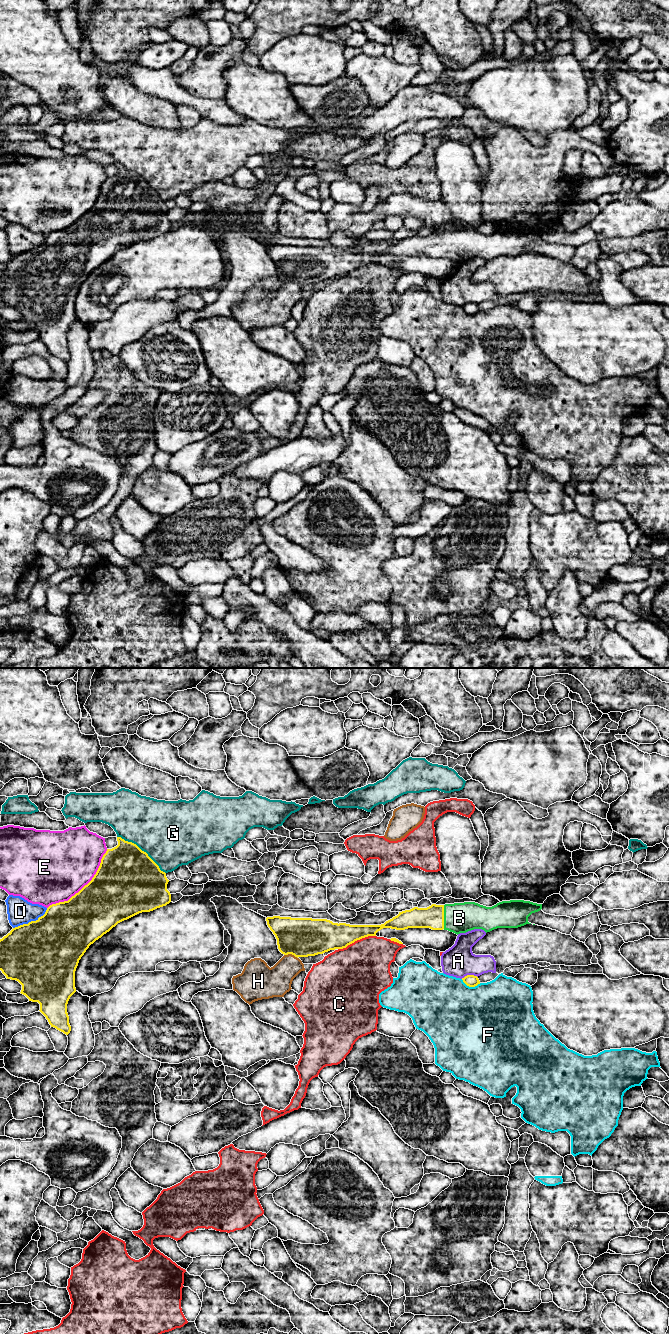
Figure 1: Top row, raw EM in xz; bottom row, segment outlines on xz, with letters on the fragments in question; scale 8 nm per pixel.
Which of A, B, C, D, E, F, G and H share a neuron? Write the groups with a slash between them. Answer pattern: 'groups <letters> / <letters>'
groups A / B / C / D / E / F / G / H

